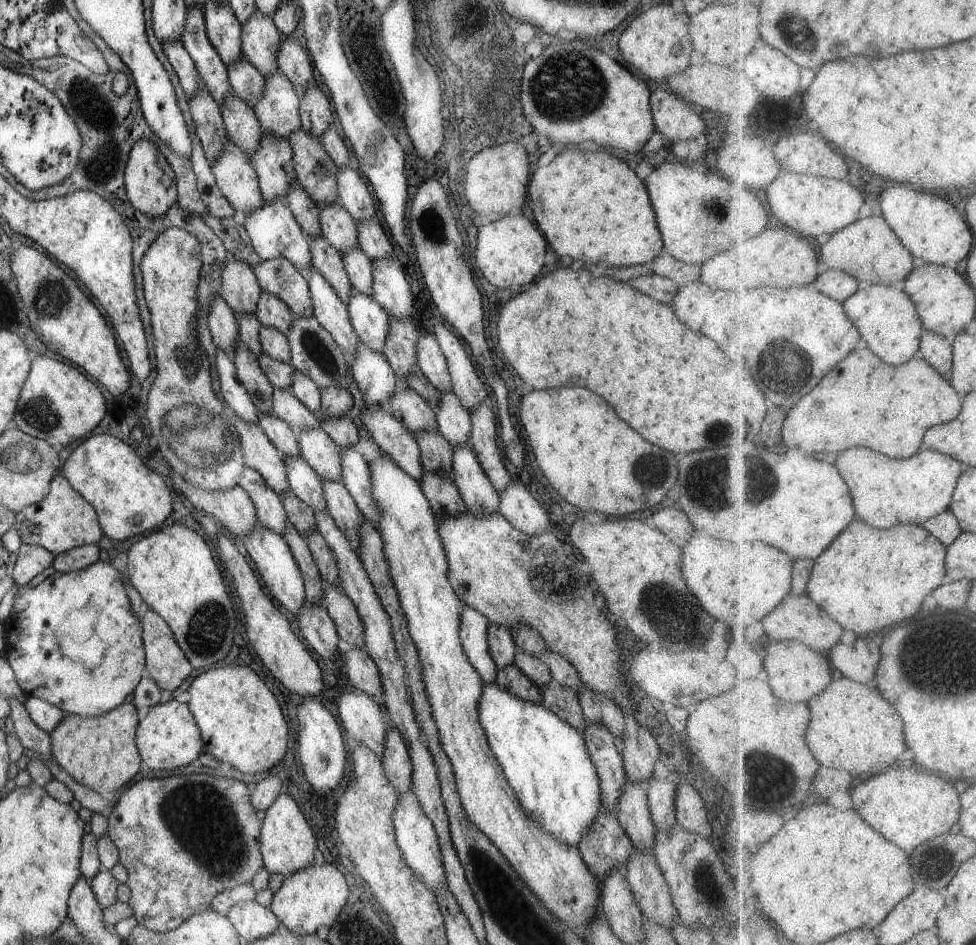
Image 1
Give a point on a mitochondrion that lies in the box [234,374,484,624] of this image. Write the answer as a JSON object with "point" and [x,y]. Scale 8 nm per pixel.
{"point":[345,566]}

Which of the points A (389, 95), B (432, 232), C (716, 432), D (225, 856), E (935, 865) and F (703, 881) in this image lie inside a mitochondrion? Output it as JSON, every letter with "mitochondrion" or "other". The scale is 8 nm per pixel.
{"A":"other","B":"mitochondrion","C":"mitochondrion","D":"mitochondrion","E":"mitochondrion","F":"mitochondrion"}

